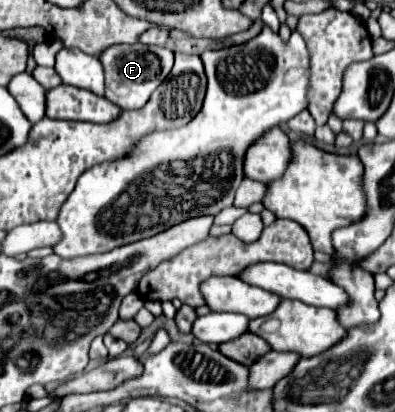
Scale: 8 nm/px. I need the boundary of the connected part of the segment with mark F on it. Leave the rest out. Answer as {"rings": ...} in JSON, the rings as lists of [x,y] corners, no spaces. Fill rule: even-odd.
{"rings":[[[122,44],[112,46],[100,54],[100,62],[106,74],[106,98],[120,106],[122,110],[142,108],[150,94],[166,80],[174,64],[174,52],[170,48],[160,46],[144,46],[144,44]]]}

